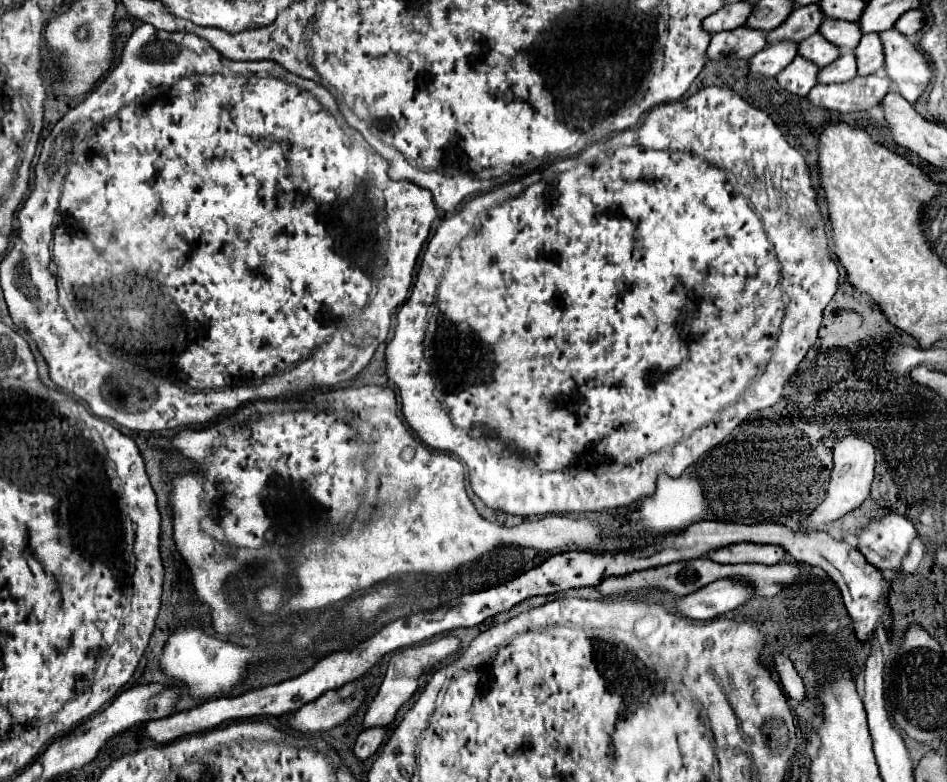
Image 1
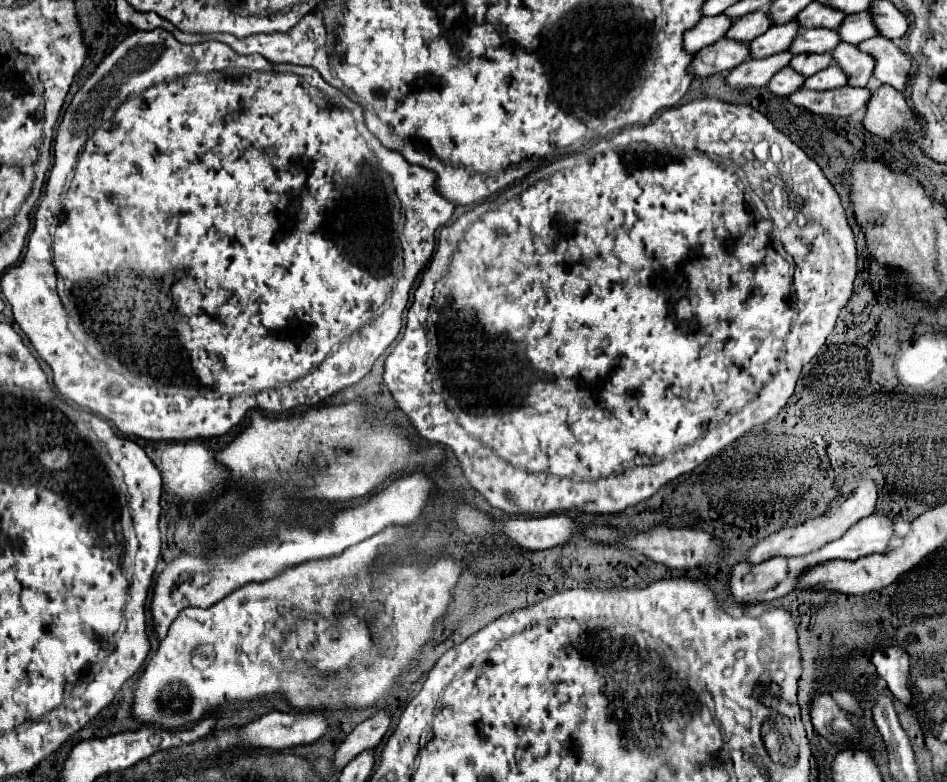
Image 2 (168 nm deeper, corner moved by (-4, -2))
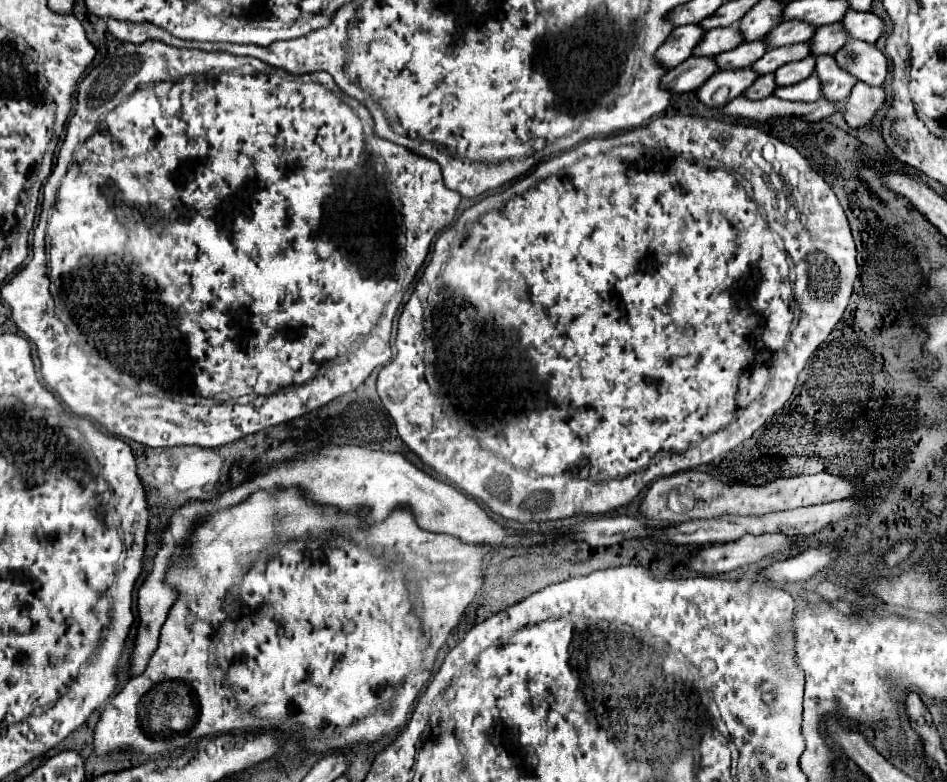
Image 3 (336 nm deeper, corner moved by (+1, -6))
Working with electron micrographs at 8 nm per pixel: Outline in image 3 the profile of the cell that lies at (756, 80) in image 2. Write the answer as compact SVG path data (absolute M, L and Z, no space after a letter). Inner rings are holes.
M736 68L736 70L718 70L712 78L708 78L702 88L698 90L698 98L706 106L724 108L730 100L744 94L754 80L758 78L758 72L752 68Z

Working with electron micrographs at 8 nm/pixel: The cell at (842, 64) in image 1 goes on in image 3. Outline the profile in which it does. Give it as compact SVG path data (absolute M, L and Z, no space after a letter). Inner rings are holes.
M812 74L810 78L792 84L792 86L782 86L774 92L778 98L782 100L796 100L796 102L814 102L818 98L822 98L822 82L818 80L816 74Z

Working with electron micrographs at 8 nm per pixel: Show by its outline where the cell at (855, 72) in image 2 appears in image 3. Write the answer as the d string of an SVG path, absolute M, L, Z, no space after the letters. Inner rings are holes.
M818 56L816 58L816 74L822 80L824 98L838 102L838 104L842 104L850 96L854 84L858 82L846 70L838 68L838 62L834 60L834 56Z

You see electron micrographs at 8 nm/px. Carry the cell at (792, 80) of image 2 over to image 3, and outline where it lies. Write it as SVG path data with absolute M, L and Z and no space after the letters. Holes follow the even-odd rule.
M764 74L764 76L758 76L758 80L746 90L746 96L752 98L752 100L760 100L760 98L774 94L776 88L778 86L776 86L776 80L774 80L774 74Z

